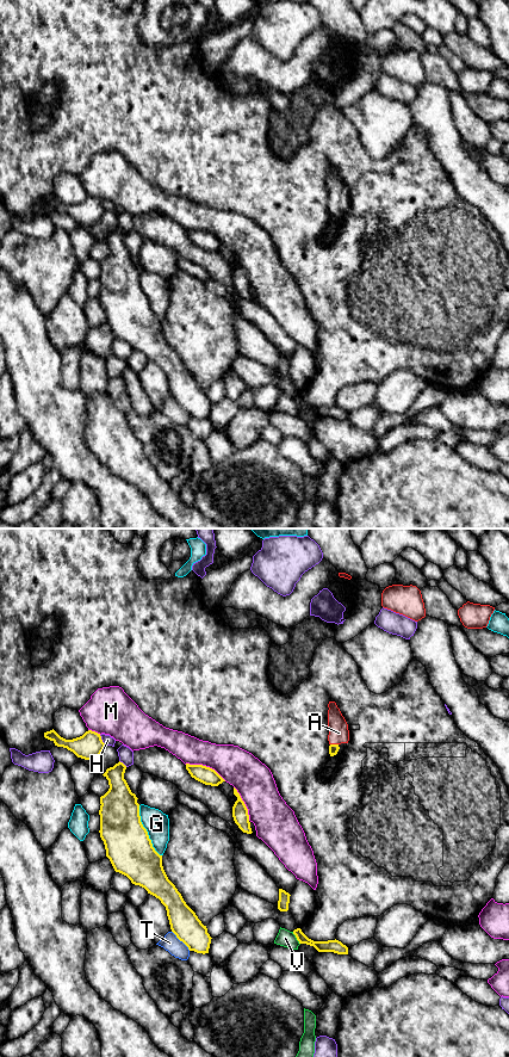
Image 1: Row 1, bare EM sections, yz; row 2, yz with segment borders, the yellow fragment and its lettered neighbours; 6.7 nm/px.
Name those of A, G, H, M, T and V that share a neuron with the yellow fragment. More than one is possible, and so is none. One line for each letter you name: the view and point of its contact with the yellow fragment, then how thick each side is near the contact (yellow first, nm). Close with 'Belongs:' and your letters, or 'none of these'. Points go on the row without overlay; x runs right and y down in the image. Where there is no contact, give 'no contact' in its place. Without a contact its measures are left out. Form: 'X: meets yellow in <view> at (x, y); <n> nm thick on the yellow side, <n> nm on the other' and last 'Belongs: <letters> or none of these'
A: meets yellow in yz at (334, 210); 60 nm thick on the yellow side, 140 nm on the other
Belongs: A

